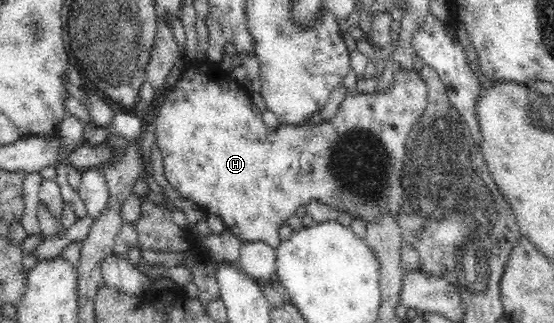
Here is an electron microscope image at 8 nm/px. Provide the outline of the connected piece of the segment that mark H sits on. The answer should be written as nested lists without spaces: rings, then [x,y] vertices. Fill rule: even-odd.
[[[195,61],[188,64],[187,70],[183,72],[181,80],[177,82],[174,89],[167,90],[164,95],[163,104],[160,106],[160,113],[155,122],[155,137],[157,148],[161,150],[165,176],[175,190],[186,198],[193,200],[199,207],[204,206],[210,214],[220,216],[224,222],[225,228],[229,229],[237,238],[244,243],[261,241],[273,248],[277,248],[280,243],[279,228],[284,225],[285,220],[294,214],[299,206],[307,204],[309,200],[320,200],[334,208],[338,212],[348,212],[354,218],[369,222],[375,219],[377,214],[383,214],[383,210],[390,210],[390,214],[395,214],[398,221],[399,206],[403,200],[403,187],[401,187],[401,172],[403,172],[404,147],[412,126],[419,120],[423,114],[425,104],[427,104],[427,85],[424,84],[420,73],[415,68],[408,71],[399,71],[394,75],[394,81],[389,85],[386,91],[375,90],[372,94],[351,92],[343,99],[340,109],[336,115],[321,123],[309,122],[305,125],[281,125],[275,130],[269,130],[261,118],[259,108],[251,99],[251,91],[247,85],[241,85],[229,75],[230,72],[221,68],[220,64],[208,61]]]

